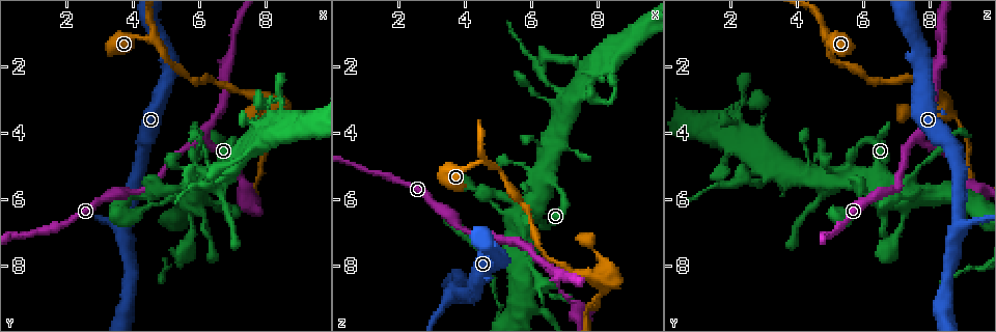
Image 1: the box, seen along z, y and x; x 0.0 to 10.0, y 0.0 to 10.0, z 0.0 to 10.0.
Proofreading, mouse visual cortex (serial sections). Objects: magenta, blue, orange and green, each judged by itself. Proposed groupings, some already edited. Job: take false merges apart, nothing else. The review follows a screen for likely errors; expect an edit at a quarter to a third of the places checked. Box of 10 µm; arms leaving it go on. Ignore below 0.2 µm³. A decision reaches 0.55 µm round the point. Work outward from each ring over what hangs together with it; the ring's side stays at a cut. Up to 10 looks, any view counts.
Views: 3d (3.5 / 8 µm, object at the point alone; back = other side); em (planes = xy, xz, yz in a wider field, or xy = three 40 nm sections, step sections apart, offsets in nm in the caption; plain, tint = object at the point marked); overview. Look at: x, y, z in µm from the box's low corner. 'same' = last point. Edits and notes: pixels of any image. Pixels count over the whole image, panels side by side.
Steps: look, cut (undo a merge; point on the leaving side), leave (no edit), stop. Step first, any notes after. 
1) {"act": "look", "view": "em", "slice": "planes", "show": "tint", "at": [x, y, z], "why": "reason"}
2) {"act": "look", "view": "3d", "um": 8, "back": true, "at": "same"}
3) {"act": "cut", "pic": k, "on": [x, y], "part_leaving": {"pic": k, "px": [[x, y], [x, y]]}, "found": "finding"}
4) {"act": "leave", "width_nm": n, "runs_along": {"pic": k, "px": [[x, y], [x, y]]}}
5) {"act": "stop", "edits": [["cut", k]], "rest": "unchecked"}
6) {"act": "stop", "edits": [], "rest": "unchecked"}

{"act": "look", "view": "3d", "um": 3.5, "at": [6.00, 6.10, 9.30], "why": "branch point"}

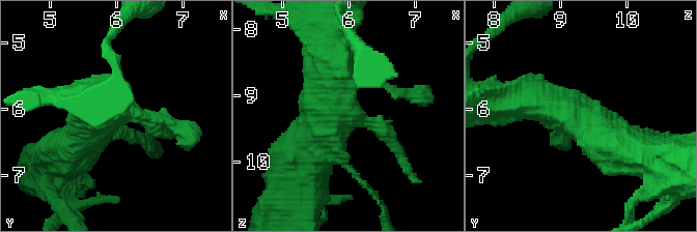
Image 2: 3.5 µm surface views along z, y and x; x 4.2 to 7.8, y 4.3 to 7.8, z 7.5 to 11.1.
{"act": "look", "view": "em", "slice": "xy", "step": 1, "show": "tint", "at": "same"}

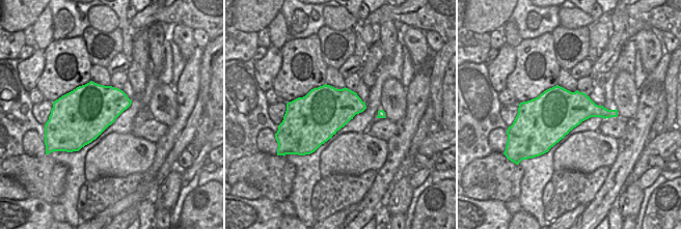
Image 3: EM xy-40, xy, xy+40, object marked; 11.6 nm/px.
{"act": "leave", "runs_along": {"pic": 2, "px": [[503, 100], [538, 97], [615, 149]]}, "found": "continuous, no second cell"}

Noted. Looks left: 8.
{"act": "look", "view": "3d", "um": 3.5, "at": [6.00, 4.15, 7.80], "why": "two arms in line, one across"}

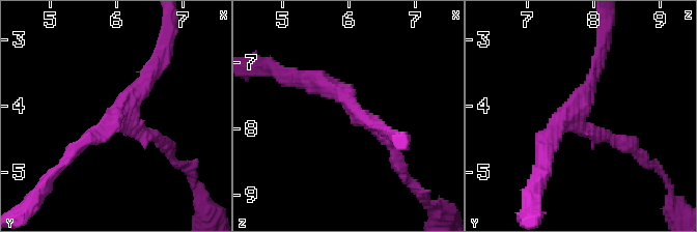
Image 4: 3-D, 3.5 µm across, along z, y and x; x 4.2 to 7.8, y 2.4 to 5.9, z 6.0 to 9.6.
{"act": "leave", "runs_along": {"pic": 4, "px": [[308, 83], [343, 95], [394, 154]]}, "found": "continuous, no second cell"}

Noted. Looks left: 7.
{"act": "look", "view": "3d", "um": 3.5, "at": [4.60, 1.10, 4.90], "why": "three arms meet"}

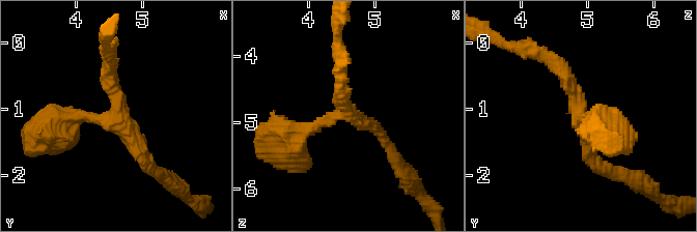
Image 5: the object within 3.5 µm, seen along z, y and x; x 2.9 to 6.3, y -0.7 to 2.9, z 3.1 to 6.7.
{"act": "look", "view": "em", "slice": "xy", "step": 3, "show": "tint", "at": [4.65, 1.05, 4.90], "arms": 3, "arm_widths_nm": [200, 200, 300], "why": "shape alone is not enough"}

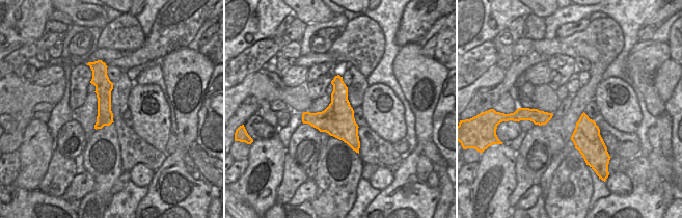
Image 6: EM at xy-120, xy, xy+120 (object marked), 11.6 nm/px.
{"act": "leave", "runs_along": {"pic": 5, "px": [[602, 120], [578, 120], [546, 54]]}, "found": "continuous, no second cell"}

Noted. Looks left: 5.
{"act": "look", "view": "3d", "um": 3.5, "at": [8.25, 3.30, 8.45], "why": "abrupt turn"}

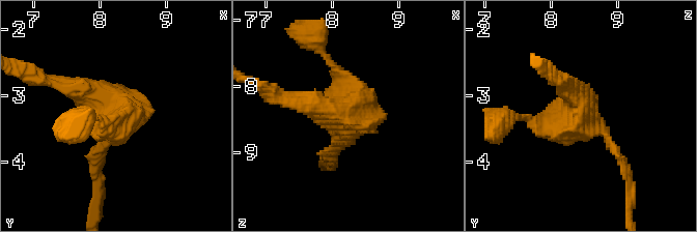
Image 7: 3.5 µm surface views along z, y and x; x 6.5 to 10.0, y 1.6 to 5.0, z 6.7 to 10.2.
{"act": "look", "view": "em", "slice": "planes", "show": "tint", "at": [8.15, 3.25, 8.40]}

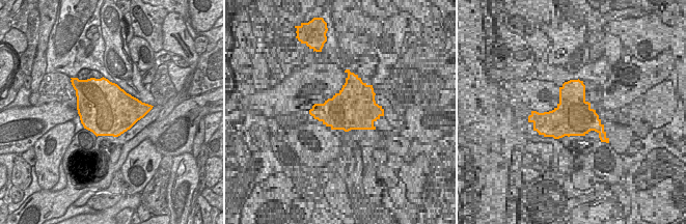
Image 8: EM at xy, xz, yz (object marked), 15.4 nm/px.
{"act": "leave", "runs_along": {"pic": 7, "px": [[286, 100], [343, 114], [328, 58]]}, "found": "continuous, no second cell"}

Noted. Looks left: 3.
{"act": "stop", "edits": [], "rest": "unchecked"}

